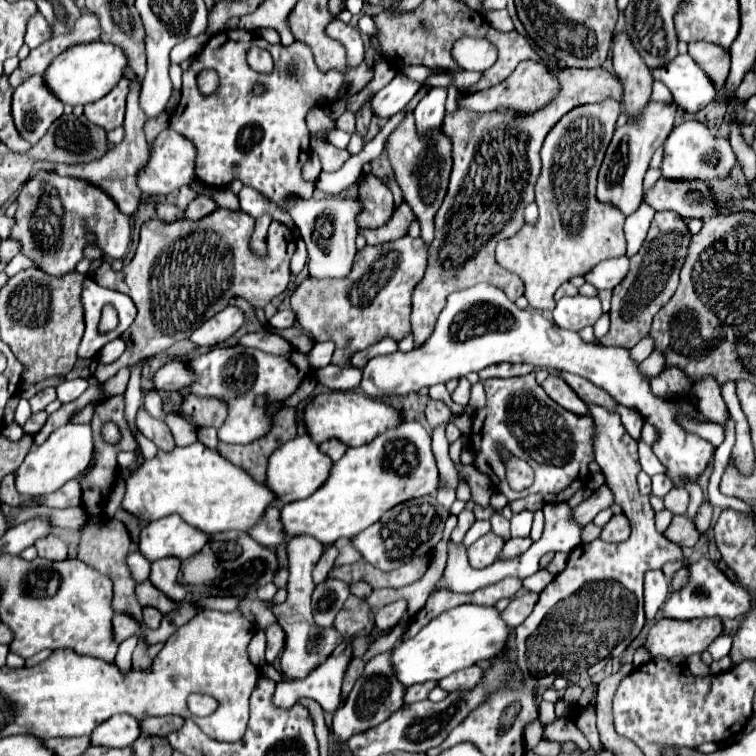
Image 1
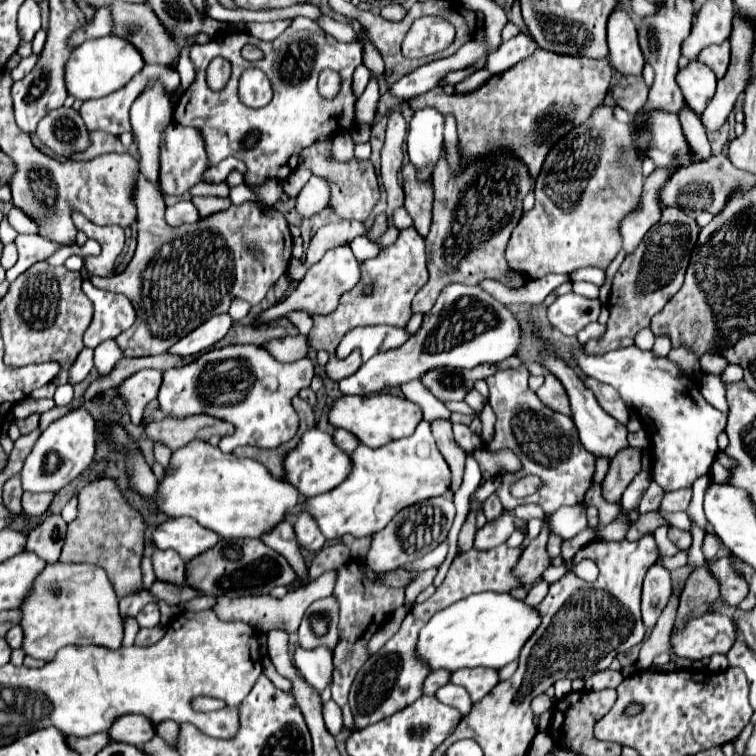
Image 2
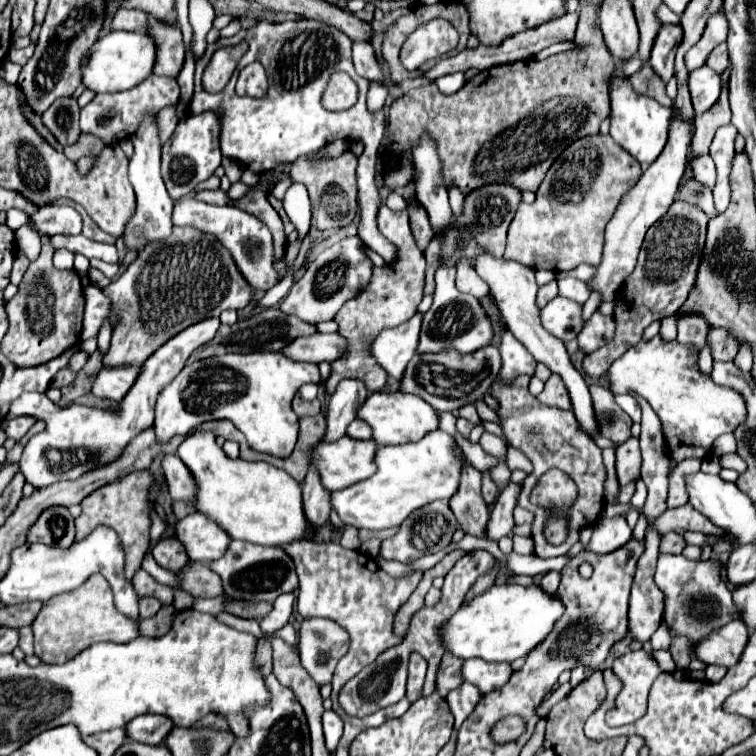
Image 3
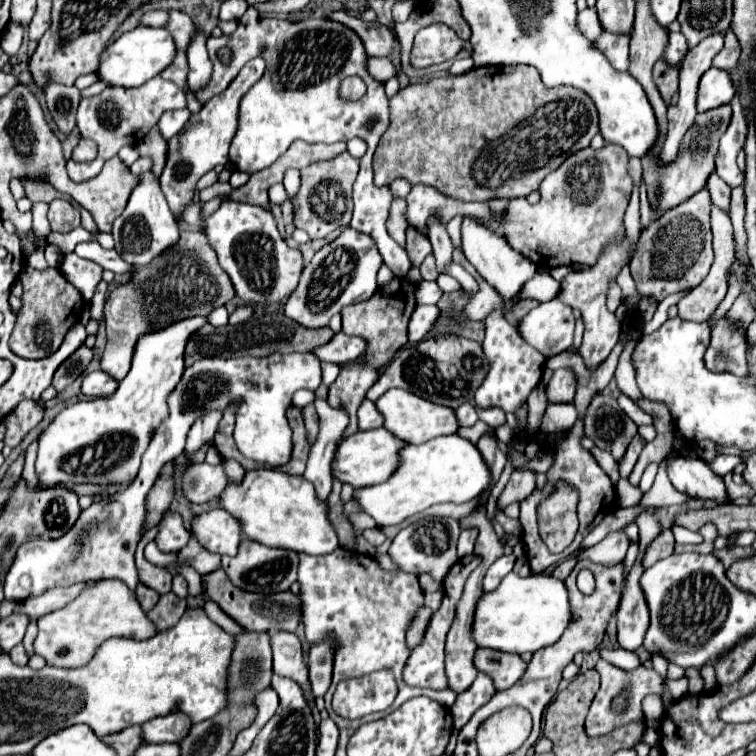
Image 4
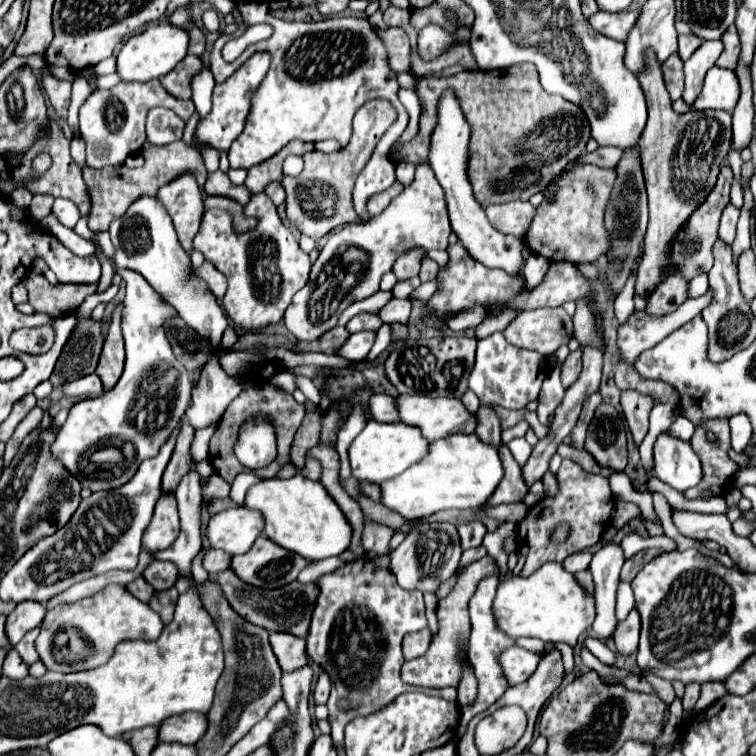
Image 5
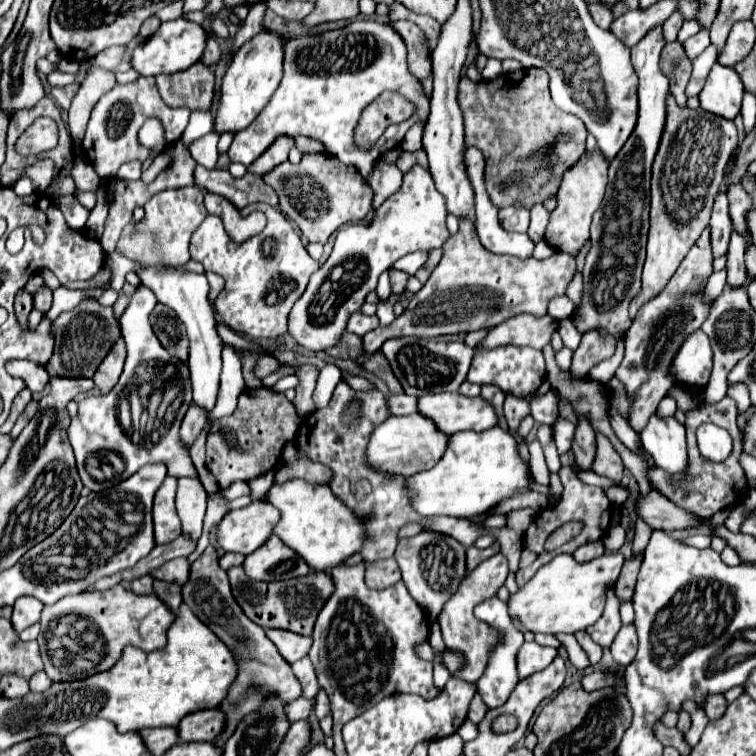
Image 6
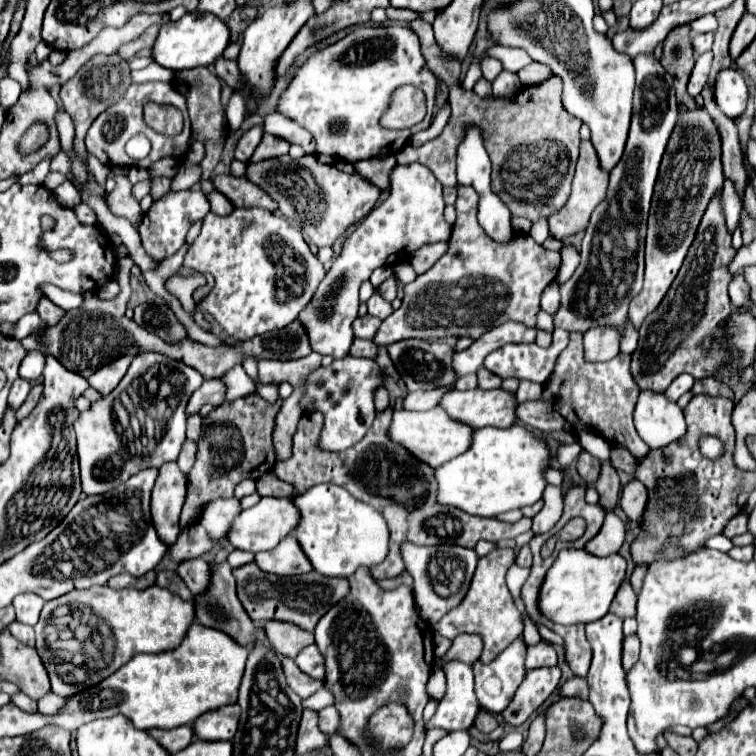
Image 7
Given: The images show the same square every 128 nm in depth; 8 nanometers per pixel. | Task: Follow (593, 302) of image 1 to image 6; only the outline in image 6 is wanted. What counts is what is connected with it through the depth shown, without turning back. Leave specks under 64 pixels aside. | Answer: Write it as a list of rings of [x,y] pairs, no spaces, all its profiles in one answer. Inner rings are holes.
[[[518,314],[492,328],[490,334],[480,344],[484,348],[512,344],[512,346],[530,346],[542,350],[546,344],[550,344],[552,334],[556,330],[558,330],[558,320],[554,320],[548,314],[546,316]]]

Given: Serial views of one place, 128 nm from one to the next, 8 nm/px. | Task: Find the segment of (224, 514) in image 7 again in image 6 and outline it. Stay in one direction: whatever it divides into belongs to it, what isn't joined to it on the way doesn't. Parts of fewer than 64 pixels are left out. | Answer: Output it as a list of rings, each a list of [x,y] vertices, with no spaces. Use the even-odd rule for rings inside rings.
[[[208,546],[208,550],[190,566],[190,576],[188,582],[182,586],[182,596],[184,602],[192,608],[192,612],[230,648],[238,664],[238,676],[234,678],[226,698],[218,706],[226,714],[226,726],[214,740],[214,746],[222,748],[224,742],[234,734],[238,722],[244,716],[260,710],[264,700],[272,696],[278,696],[284,702],[300,698],[300,684],[292,676],[292,666],[284,662],[284,658],[276,652],[276,646],[268,640],[264,628],[248,620],[248,616],[236,604],[230,592],[228,574],[222,568],[218,568],[218,554],[214,546]]]

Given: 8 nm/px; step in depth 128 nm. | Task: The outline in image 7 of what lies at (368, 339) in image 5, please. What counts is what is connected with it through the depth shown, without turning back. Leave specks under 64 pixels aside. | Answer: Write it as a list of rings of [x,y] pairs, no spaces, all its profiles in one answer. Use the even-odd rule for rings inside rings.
[[[460,186],[456,200],[456,222],[448,240],[448,252],[422,276],[404,288],[402,306],[388,316],[372,342],[388,346],[404,338],[438,340],[450,336],[480,338],[506,320],[536,326],[540,296],[550,286],[562,264],[560,252],[548,252],[530,236],[516,236],[512,244],[500,246],[480,232],[476,220],[478,196],[474,188]],[[484,284],[484,290],[482,290]]]

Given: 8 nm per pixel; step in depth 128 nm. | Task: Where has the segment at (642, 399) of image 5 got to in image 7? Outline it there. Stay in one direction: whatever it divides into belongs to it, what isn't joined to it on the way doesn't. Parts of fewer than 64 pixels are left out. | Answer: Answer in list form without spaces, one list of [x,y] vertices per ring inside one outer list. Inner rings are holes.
[[[716,196],[704,212],[688,256],[664,300],[660,302],[660,308],[648,314],[640,326],[638,348],[632,352],[630,362],[632,378],[640,386],[640,390],[660,394],[682,372],[688,372],[696,380],[700,380],[712,376],[718,366],[728,366],[732,362],[732,356],[724,352],[724,348],[720,348],[720,344],[716,342],[708,350],[708,356],[700,352],[700,336],[704,336],[704,332],[712,334],[716,330],[716,324],[720,324],[720,320],[724,320],[728,312],[732,312],[732,304],[728,300],[728,280],[732,280],[732,274],[728,272],[728,264],[736,252],[730,240],[732,236],[726,232],[720,196]]]

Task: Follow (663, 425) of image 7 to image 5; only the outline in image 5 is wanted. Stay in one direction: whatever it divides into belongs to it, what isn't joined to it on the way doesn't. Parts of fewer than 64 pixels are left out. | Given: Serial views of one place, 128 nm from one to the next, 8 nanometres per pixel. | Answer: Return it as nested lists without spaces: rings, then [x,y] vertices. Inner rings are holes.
[[[658,436],[654,444],[654,476],[670,484],[678,492],[694,488],[704,478],[698,456],[692,452],[690,442],[668,436]]]

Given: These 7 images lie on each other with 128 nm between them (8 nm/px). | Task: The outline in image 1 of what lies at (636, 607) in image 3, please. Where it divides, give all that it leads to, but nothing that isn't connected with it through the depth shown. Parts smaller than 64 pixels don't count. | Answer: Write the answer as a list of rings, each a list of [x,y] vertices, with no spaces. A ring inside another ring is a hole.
[[[662,570],[646,572],[646,576],[644,576],[646,620],[652,620],[656,616],[656,612],[662,608],[666,596],[668,596],[668,582],[666,582]]]

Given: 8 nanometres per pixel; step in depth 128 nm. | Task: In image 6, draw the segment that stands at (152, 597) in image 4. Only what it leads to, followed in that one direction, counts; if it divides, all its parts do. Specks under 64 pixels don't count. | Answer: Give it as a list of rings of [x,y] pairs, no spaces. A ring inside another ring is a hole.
[[[142,576],[138,580],[132,580],[132,582],[124,582],[122,586],[126,586],[128,590],[132,590],[134,594],[152,594],[152,578],[150,576]]]

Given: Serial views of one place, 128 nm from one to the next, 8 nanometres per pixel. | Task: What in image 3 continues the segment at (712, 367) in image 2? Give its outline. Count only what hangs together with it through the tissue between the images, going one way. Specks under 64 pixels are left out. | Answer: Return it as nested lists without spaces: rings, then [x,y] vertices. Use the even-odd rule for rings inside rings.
[[[716,328],[708,332],[708,346],[714,360],[732,360],[738,350],[732,350],[732,346],[740,346],[740,342],[730,336],[726,330]]]

